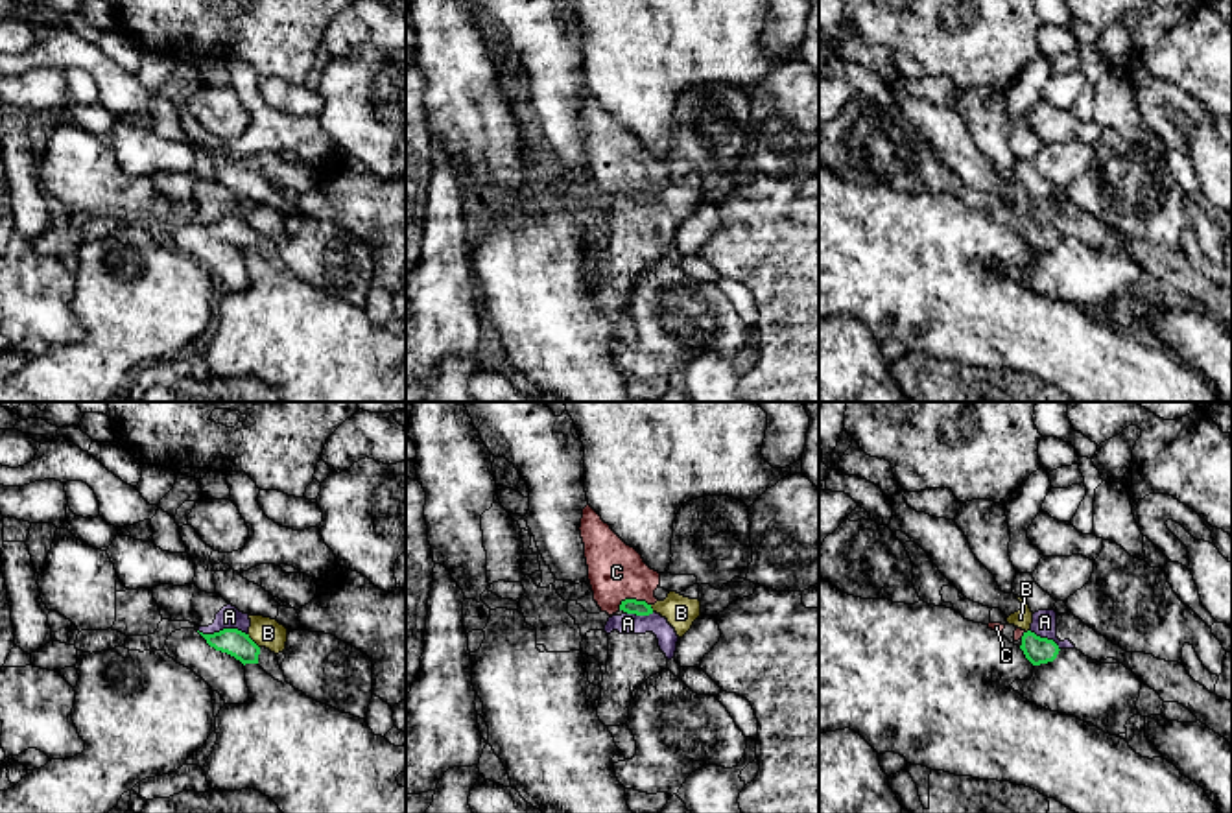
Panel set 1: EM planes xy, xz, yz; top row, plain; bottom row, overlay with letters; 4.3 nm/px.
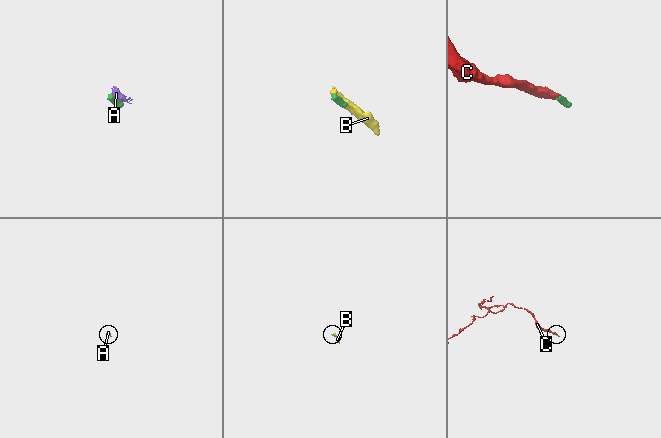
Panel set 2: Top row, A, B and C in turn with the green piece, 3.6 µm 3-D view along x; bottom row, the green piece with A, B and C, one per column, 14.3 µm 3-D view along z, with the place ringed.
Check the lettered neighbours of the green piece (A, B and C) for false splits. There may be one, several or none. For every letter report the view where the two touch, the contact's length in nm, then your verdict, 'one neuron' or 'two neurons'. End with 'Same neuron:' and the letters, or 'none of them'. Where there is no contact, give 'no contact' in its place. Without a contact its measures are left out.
A: xy | 220 nm | two neurons
B: xy | 90 nm | two neurons
C: xz | 150 nm | one neuron
Same neuron: C

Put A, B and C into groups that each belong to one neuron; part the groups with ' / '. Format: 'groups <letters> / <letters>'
groups A B / C

